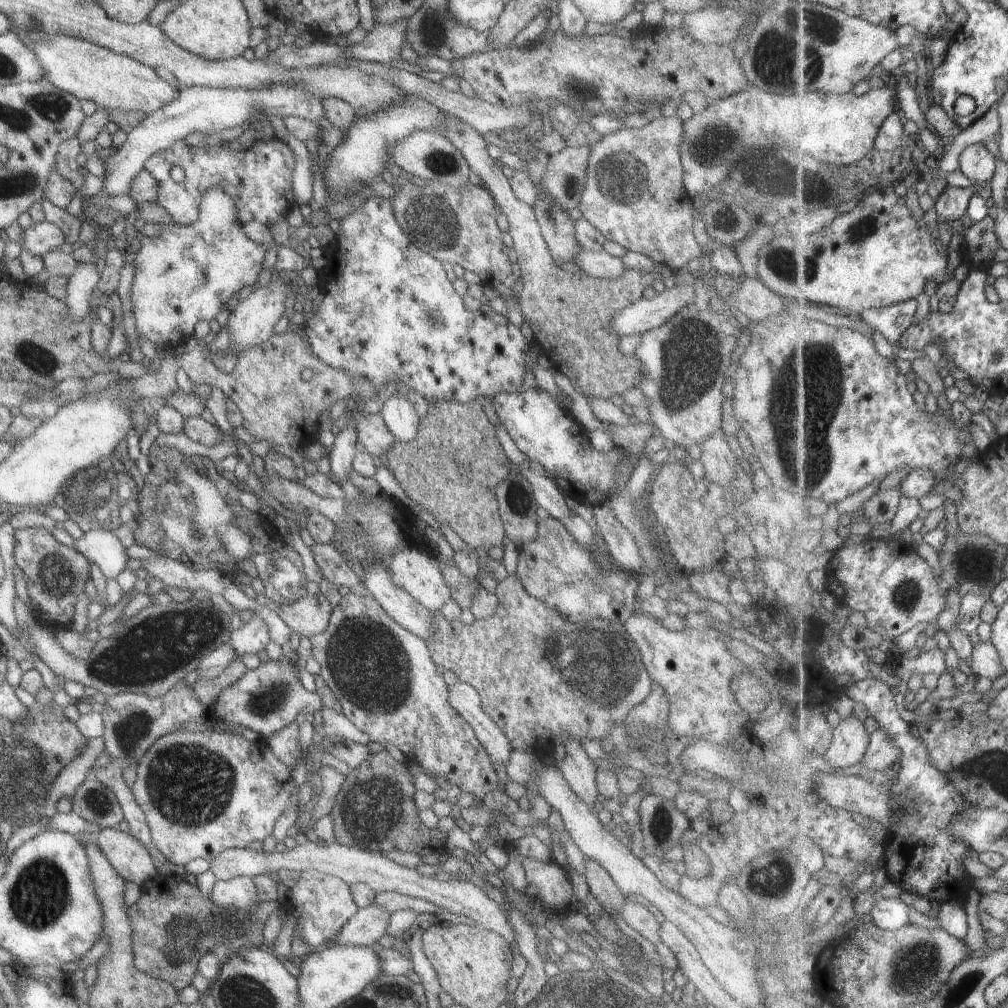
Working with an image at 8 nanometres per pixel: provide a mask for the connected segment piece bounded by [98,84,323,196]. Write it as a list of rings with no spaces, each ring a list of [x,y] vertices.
[[[277,84],[259,90],[219,90],[219,88],[201,88],[192,86],[180,88],[177,98],[167,102],[161,109],[147,114],[130,132],[125,142],[115,148],[112,156],[103,159],[101,196],[119,196],[129,191],[132,179],[143,169],[143,162],[157,150],[166,150],[177,140],[182,140],[189,132],[219,132],[225,128],[238,126],[249,118],[251,112],[259,112],[279,119],[295,116],[315,121],[323,116],[322,103],[319,98],[295,84]]]

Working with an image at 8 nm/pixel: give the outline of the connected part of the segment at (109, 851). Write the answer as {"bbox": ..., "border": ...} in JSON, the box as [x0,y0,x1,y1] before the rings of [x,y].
{"bbox":[93,827,156,887],"border":[[[108,827],[99,830],[93,841],[123,881],[132,882],[139,887],[145,880],[156,875],[147,848],[128,833]]]}

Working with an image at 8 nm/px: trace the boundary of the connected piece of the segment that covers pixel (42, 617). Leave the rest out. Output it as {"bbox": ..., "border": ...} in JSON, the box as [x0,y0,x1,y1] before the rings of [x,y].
{"bbox":[13,527,90,628],"border":[[[26,527],[15,529],[13,541],[14,565],[21,570],[23,576],[25,576],[25,584],[30,589],[29,602],[31,602],[33,609],[36,610],[33,613],[33,617],[36,618],[35,621],[40,622],[44,626],[51,624],[59,628],[69,628],[75,600],[78,600],[83,594],[83,586],[89,576],[90,567],[88,566],[88,560],[81,554],[78,554],[73,548],[59,544],[59,542],[54,540],[51,533],[43,528]]]}

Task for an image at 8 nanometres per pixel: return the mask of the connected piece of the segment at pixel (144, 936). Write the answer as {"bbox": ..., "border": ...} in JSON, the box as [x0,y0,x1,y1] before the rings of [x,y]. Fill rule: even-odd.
{"bbox":[126,878,275,992],"border":[[[184,878],[173,882],[177,884],[173,890],[167,886],[157,886],[155,892],[145,890],[126,908],[135,970],[167,982],[180,992],[196,974],[196,965],[201,956],[211,952],[215,946],[224,945],[232,952],[242,948],[262,948],[263,926],[275,911],[275,901],[257,902],[249,910],[231,912],[221,909],[221,906],[215,907]]]}

